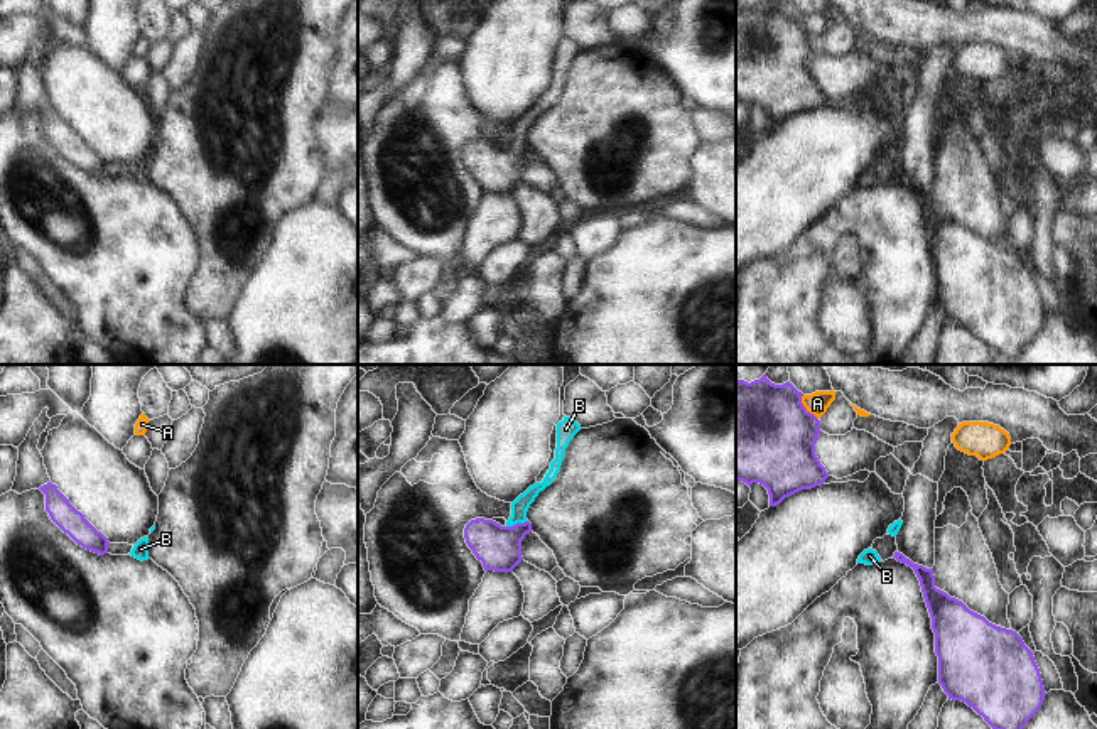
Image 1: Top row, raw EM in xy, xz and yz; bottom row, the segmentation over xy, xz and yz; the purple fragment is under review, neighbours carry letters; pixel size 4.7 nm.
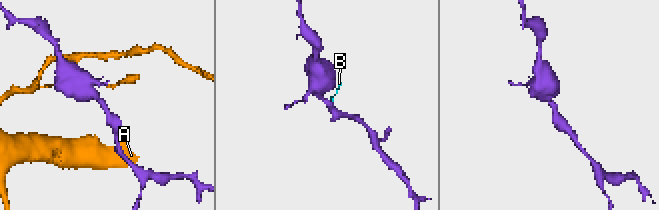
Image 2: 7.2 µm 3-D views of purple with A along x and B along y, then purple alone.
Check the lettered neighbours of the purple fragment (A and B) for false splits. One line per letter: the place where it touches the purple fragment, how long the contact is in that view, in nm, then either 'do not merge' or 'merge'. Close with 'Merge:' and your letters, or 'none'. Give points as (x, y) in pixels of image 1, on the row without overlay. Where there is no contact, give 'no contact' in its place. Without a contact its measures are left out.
A: meets purple in yz at (804, 29); contact 140 nm long; do not merge
B: meets purple in xz at (517, 145); contact 110 nm long; merge
Merge: B

